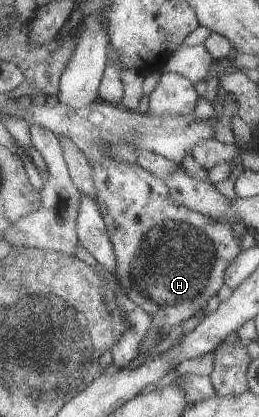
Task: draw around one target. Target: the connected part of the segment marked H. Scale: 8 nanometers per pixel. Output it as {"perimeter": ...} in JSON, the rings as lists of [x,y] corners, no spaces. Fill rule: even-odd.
{"perimeter":[[[114,157],[100,159],[92,164],[94,183],[98,191],[97,204],[105,215],[106,227],[118,257],[118,281],[130,299],[145,309],[157,328],[180,324],[218,295],[225,283],[226,269],[242,253],[242,236],[236,235],[232,225],[226,221],[216,221],[213,217],[188,209],[184,205],[174,205],[169,200],[167,182],[146,171],[139,164],[122,163]]]}

